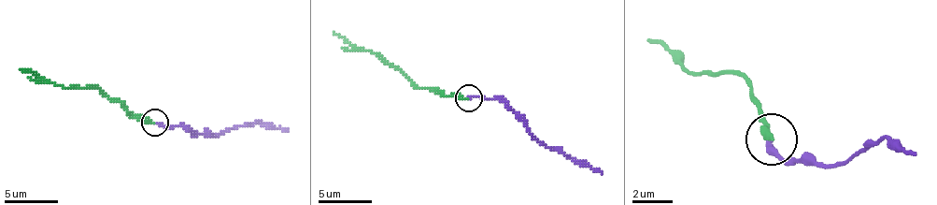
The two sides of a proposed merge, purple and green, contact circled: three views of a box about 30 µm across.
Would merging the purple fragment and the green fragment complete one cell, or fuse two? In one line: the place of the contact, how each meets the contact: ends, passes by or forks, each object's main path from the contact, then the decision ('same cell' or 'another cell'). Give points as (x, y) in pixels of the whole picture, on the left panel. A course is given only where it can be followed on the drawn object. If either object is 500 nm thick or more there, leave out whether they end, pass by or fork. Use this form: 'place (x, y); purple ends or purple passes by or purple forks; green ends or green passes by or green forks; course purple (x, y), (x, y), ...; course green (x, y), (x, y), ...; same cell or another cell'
place (154, 123); purple ends; green ends; course purple (154, 123), (186, 125), (193, 134), (218, 137), (234, 125), (258, 123), (269, 123), (288, 131); course green (154, 123), (143, 123), (94, 88), (63, 88), (54, 82), (41, 82), (20, 69); same cell

